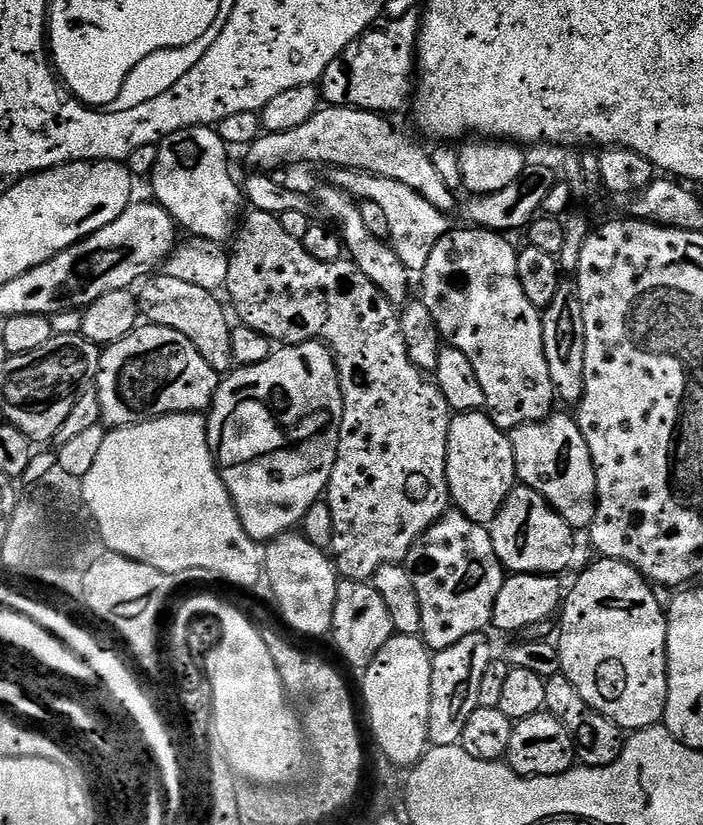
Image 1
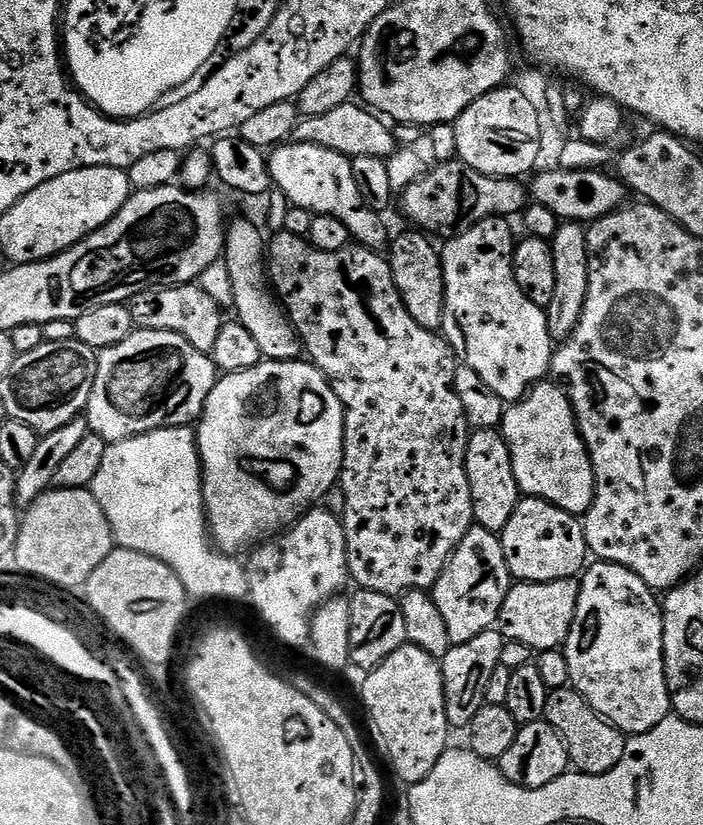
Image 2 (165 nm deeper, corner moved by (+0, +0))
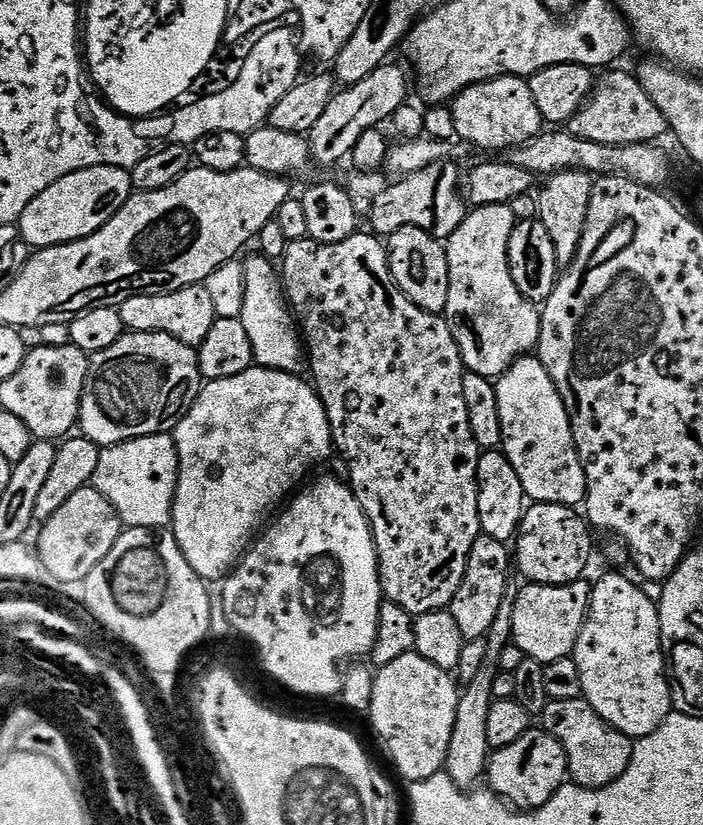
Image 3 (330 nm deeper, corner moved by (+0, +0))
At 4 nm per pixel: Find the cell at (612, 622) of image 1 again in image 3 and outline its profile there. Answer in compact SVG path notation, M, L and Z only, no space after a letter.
M608 572L600 581L595 581L595 583L592 584L592 601L588 607L588 617L582 626L582 634L578 634L574 659L578 666L578 674L582 674L583 699L587 700L590 706L594 706L594 710L597 714L606 722L610 722L610 726L614 726L622 734L626 734L633 738L648 736L654 730L658 730L658 726L662 726L666 717L673 712L672 686L669 673L666 671L664 647L660 641L660 610L657 601L653 599L653 597L651 600L634 581L627 580L626 577L619 576L616 572Z

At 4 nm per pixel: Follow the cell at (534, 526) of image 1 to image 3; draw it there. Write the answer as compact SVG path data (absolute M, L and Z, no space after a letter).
M533 503L525 511L520 530L514 537L515 567L517 564L521 574L525 576L523 579L533 584L572 584L581 579L588 568L588 559L592 556L592 535L593 529L576 508L568 508L564 504Z

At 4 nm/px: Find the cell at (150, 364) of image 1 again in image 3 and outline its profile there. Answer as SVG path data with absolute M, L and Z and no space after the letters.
M128 332L121 340L114 342L114 346L95 353L95 355L91 357L88 366L88 384L84 388L84 397L80 403L79 431L87 440L92 440L95 444L100 445L101 449L112 448L115 444L121 444L122 442L133 440L134 438L171 433L180 424L180 419L194 406L201 387L200 358L197 349L193 347L193 345L178 342L178 338L170 338L170 334L162 334L161 332Z

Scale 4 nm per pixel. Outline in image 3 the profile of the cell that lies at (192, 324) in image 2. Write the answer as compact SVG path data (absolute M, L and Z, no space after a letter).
M191 284L170 294L138 294L134 298L126 298L119 309L128 332L161 332L170 334L170 338L178 338L178 342L193 346L203 342L206 334L210 334L210 326L214 326L218 318L214 301L203 284Z

